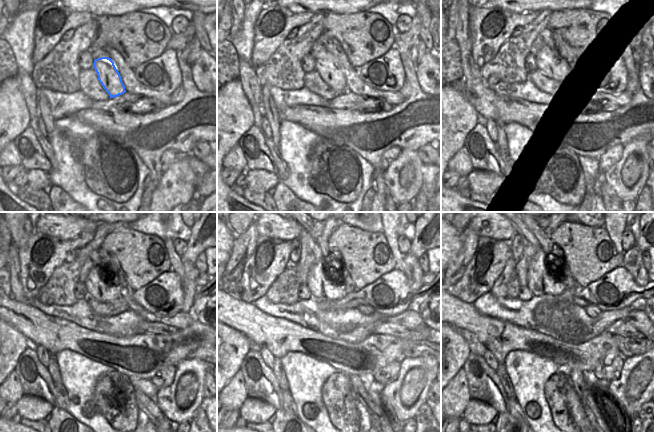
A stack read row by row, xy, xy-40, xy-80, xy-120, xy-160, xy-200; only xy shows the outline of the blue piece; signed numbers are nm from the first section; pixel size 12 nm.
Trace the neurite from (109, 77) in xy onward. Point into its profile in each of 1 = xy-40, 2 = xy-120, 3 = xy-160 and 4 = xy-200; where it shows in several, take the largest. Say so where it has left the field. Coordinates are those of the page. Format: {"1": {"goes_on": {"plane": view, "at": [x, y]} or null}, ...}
{"1": {"goes_on": {"plane": "xy-40", "at": [330, 71]}}, "2": {"goes_on": {"plane": "xy-120", "at": [100, 286]}}, "3": {"goes_on": {"plane": "xy-160", "at": [322, 285]}}, "4": {"goes_on": {"plane": "xy-200", "at": [543, 277]}}}

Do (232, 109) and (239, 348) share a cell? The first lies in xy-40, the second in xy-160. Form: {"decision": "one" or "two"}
{"decision": "one"}

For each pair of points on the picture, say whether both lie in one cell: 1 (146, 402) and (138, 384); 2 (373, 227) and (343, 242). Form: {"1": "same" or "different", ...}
{"1": "different", "2": "different"}

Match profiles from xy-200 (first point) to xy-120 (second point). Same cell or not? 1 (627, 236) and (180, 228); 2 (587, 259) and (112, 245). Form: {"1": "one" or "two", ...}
{"1": "two", "2": "one"}

